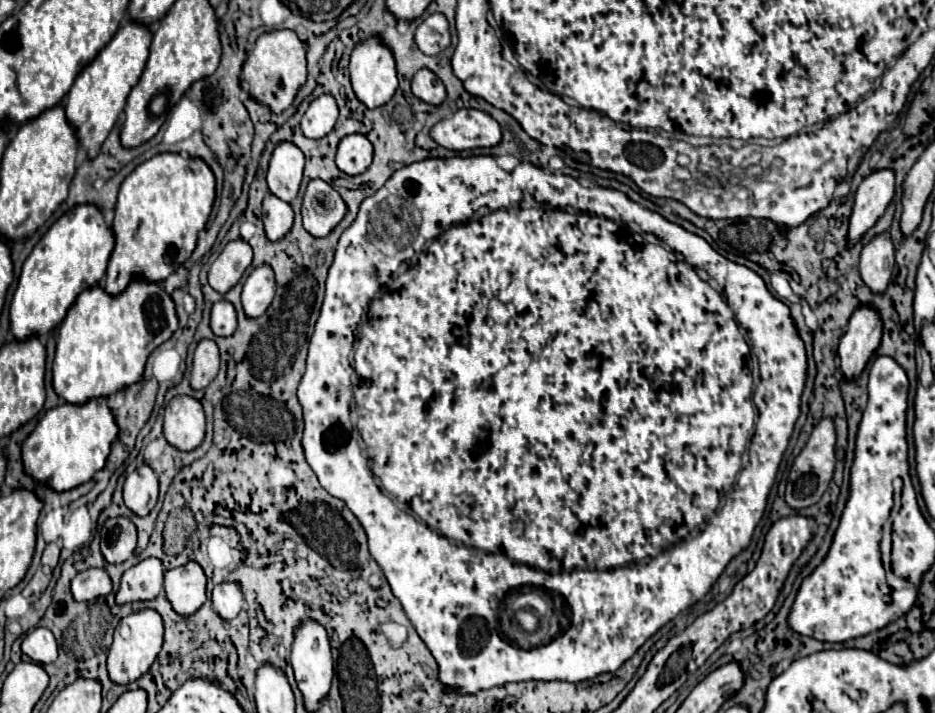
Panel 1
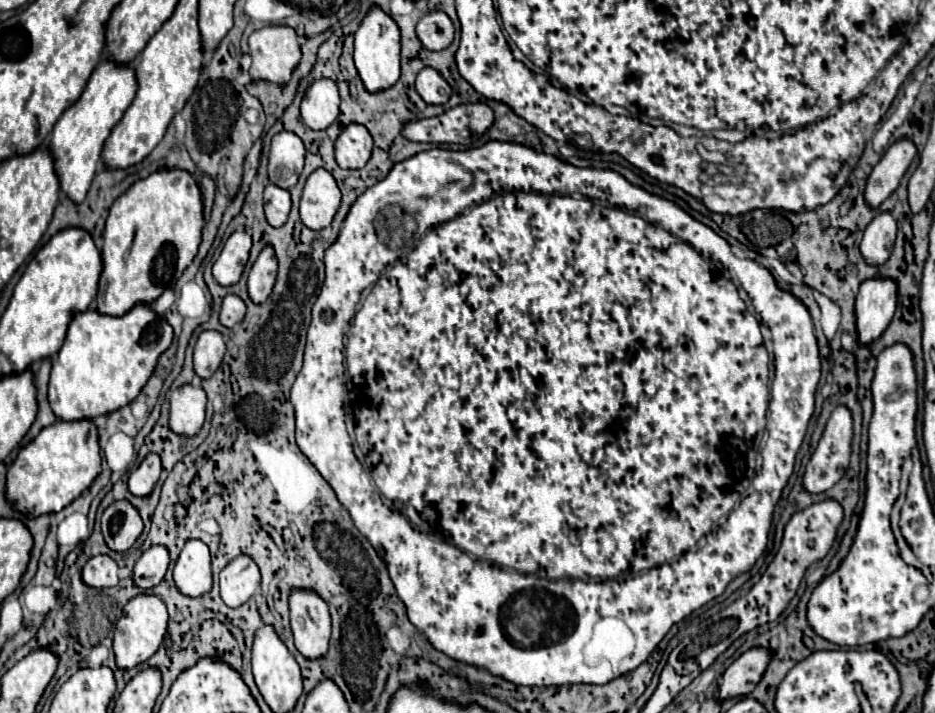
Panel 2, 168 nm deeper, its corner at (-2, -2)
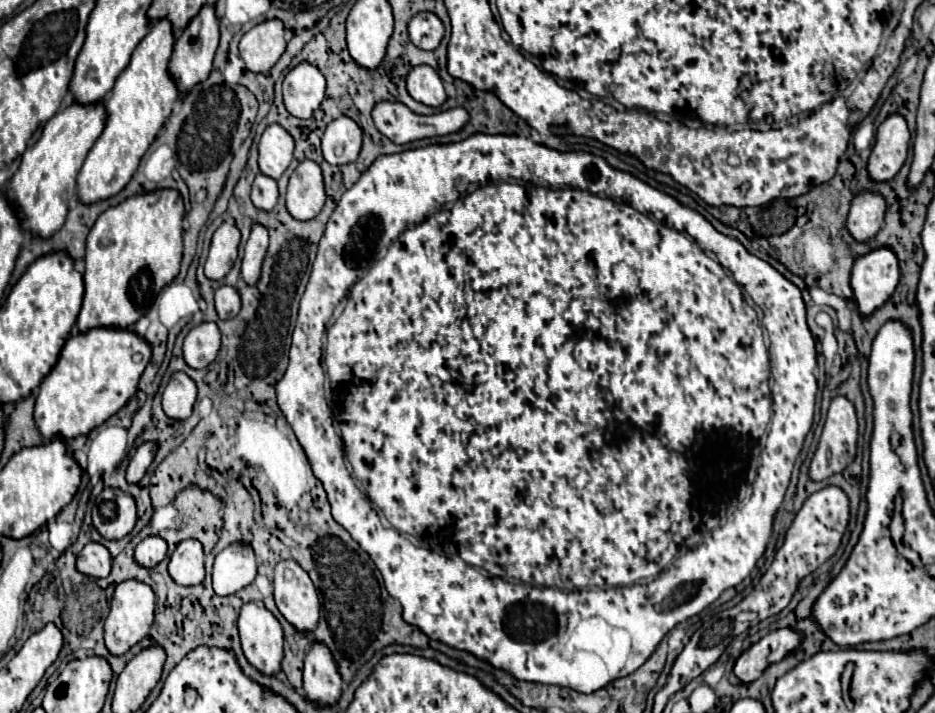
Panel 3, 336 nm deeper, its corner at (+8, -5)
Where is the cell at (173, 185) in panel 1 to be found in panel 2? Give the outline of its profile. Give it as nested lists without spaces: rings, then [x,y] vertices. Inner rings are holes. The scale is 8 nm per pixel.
[[[163,169],[133,183],[111,205],[105,223],[97,311],[119,317],[139,303],[149,305],[161,297],[197,255],[203,223],[201,191],[187,171]]]

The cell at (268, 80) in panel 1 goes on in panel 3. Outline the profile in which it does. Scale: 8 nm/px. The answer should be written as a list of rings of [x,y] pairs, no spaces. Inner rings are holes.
[[[265,20],[245,32],[239,42],[239,54],[247,70],[267,74],[287,48],[283,34],[285,28],[281,20]]]

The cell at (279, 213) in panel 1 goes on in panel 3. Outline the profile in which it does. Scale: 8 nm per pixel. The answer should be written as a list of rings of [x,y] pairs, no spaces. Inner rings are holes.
[[[259,174],[253,182],[253,190],[251,190],[251,200],[255,204],[255,208],[259,210],[273,210],[273,206],[277,204],[279,192],[277,192],[277,182],[273,178],[267,178],[263,174]]]

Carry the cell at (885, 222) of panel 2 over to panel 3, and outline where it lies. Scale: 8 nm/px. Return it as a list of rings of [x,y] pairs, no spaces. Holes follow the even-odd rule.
[[[861,192],[851,204],[847,218],[847,230],[857,242],[869,242],[877,234],[885,220],[885,200],[881,194]]]

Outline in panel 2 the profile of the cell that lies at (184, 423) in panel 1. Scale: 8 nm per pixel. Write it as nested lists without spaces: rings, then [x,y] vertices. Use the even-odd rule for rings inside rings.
[[[183,385],[171,393],[171,429],[179,435],[195,435],[205,421],[205,391],[201,385]]]

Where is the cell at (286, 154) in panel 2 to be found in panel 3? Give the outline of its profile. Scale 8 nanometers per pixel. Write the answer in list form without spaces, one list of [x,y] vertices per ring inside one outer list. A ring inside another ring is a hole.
[[[279,124],[265,128],[259,142],[259,168],[265,176],[279,180],[293,160],[293,138]]]

